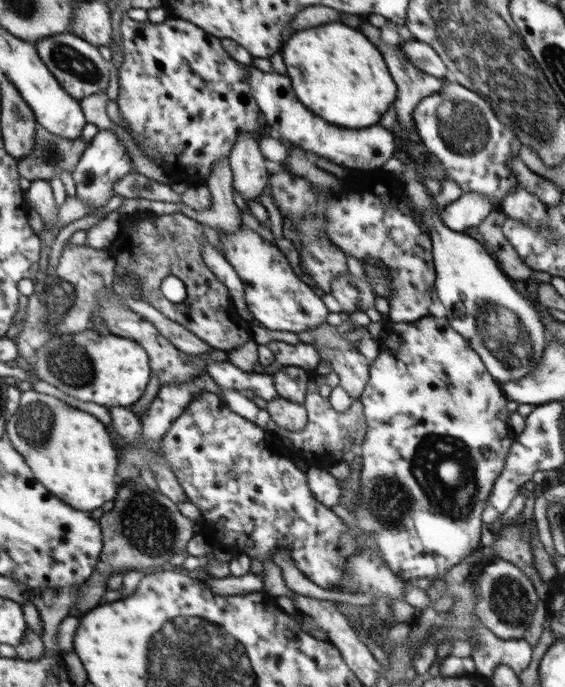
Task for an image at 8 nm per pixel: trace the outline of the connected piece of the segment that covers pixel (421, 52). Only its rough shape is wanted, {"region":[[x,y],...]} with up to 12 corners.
{"region":[[401,41],[403,55],[421,71],[456,82],[430,45]]}

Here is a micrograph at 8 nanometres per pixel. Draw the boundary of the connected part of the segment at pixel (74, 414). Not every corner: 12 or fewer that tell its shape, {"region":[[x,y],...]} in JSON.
{"region":[[23,387],[6,434],[82,512],[114,498],[106,426]]}

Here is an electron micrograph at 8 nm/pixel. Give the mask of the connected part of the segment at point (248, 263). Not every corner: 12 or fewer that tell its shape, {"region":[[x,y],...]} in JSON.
{"region":[[218,231],[246,305],[268,330],[326,322],[324,301],[276,244]]}

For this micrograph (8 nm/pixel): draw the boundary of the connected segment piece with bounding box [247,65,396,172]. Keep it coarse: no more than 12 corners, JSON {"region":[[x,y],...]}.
{"region":[[247,65],[273,133],[365,172],[394,156],[382,126],[346,130],[310,112],[290,78]]}

